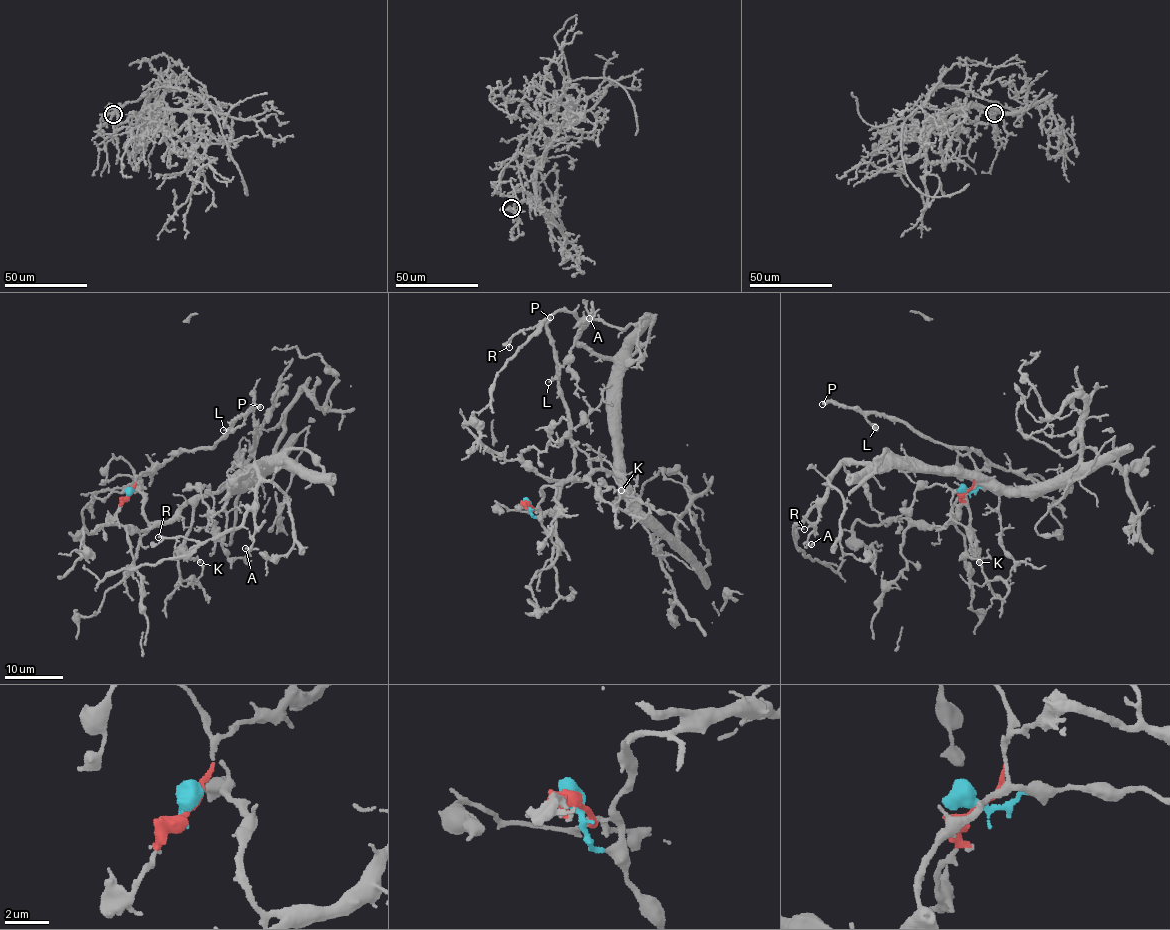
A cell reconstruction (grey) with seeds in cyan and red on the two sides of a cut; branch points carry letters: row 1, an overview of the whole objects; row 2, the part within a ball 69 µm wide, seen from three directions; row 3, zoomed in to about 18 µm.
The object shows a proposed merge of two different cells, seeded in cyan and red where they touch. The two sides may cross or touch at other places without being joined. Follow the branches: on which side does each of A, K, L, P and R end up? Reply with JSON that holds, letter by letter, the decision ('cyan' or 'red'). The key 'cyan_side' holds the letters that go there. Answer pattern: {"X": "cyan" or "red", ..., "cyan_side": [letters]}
{"A": "cyan", "K": "cyan", "L": "red", "P": "red", "R": "cyan", "cyan_side": ["A", "K", "R"]}

